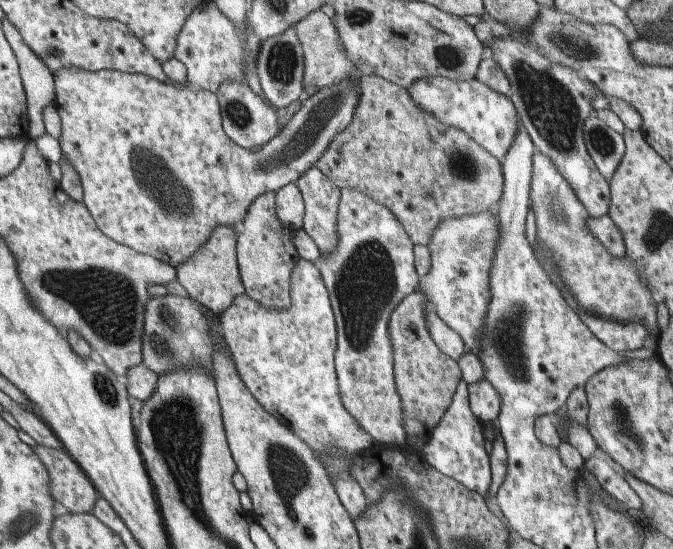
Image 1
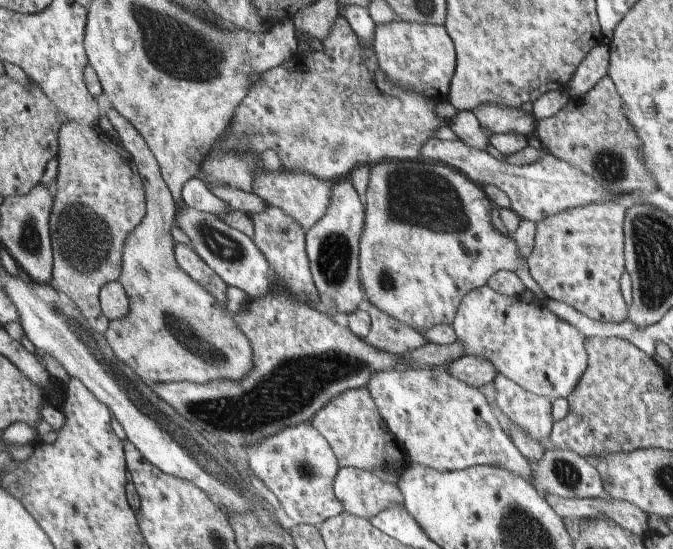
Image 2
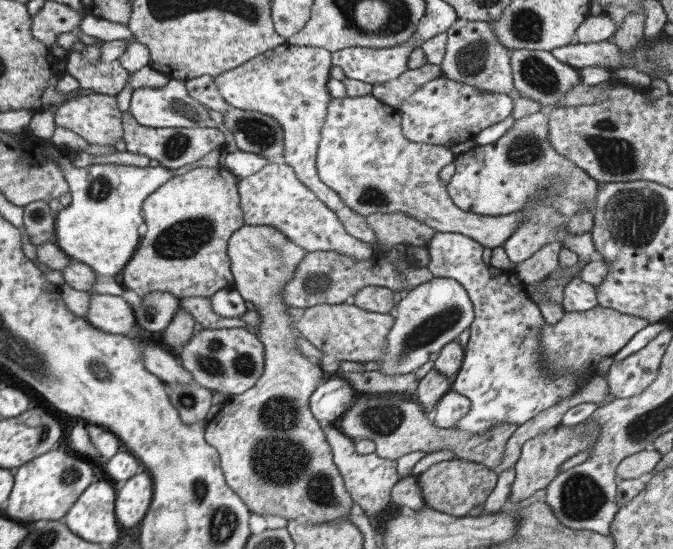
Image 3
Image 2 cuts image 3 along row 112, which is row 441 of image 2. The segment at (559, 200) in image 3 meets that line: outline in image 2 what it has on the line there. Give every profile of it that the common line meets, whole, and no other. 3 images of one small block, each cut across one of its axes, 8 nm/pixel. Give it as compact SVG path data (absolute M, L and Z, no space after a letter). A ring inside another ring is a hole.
M495 375L492 382L497 408L535 444L547 446L554 421L550 400L523 390L503 375Z

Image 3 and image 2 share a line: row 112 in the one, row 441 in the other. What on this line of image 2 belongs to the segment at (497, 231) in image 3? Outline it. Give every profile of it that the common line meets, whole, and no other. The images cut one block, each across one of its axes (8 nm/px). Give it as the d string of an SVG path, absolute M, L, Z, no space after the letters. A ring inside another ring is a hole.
M367 387L347 389L324 404L309 421L332 448L339 467L373 471L378 467L401 474L411 462L400 442L388 431Z

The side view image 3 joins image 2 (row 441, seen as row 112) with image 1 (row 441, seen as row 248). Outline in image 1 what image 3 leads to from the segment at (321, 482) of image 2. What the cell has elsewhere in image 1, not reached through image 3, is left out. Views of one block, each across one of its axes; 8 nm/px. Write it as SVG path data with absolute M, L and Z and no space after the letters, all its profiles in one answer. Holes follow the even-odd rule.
M340 189L340 201L336 214L336 247L331 252L321 253L315 262L315 266L321 275L323 284L325 285L330 307L334 316L336 328L336 349L334 352L334 369L336 372L337 388L341 399L341 404L345 410L361 425L361 428L375 441L385 446L405 446L406 432L402 426L402 404L400 396L397 394L392 371L392 344L388 335L388 320L392 310L401 302L401 299L411 294L419 282L419 276L414 269L414 247L409 237L405 234L404 228L397 222L397 219L383 205L371 200L363 193L351 189Z

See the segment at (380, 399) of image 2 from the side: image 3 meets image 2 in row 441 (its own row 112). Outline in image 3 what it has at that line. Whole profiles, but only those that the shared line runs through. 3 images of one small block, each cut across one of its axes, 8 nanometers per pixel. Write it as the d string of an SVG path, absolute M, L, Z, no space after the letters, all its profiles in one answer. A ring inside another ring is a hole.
M439 76L413 91L396 107L401 116L401 134L417 143L447 147L461 144L511 114L513 100L505 93L481 89Z

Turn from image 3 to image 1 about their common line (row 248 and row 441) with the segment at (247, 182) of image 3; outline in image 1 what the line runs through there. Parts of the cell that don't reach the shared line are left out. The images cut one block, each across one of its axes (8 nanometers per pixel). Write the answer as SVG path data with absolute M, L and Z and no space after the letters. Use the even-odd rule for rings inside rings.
M299 259L290 274L290 307L287 311L275 311L259 306L245 293L236 296L233 302L219 315L218 321L224 342L229 349L234 367L251 396L281 424L297 435L325 467L332 480L335 492L347 514L354 521L366 511L367 500L360 486L348 473L353 453L371 448L375 441L360 424L345 410L337 388L334 369L336 328L328 294L321 275L314 263Z

